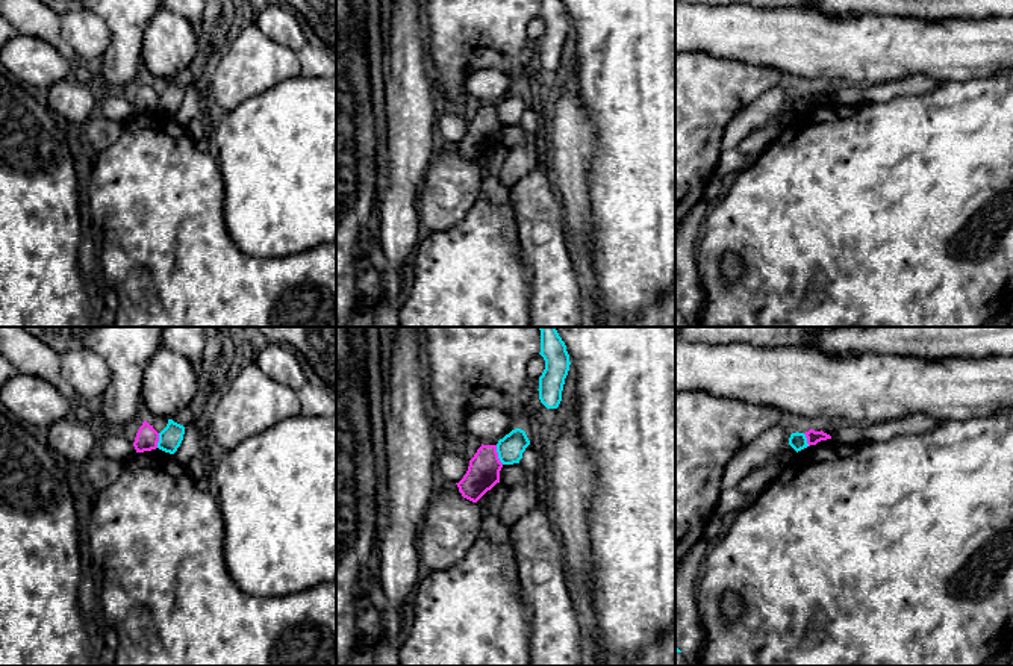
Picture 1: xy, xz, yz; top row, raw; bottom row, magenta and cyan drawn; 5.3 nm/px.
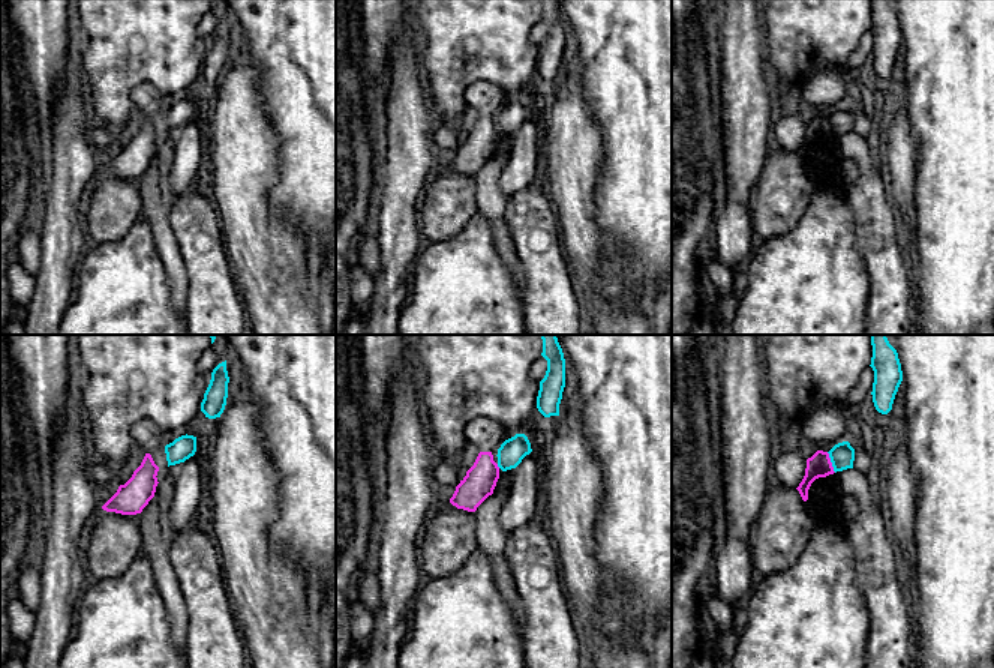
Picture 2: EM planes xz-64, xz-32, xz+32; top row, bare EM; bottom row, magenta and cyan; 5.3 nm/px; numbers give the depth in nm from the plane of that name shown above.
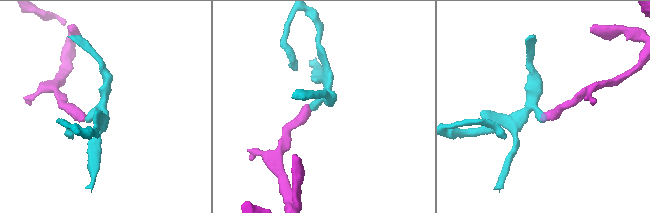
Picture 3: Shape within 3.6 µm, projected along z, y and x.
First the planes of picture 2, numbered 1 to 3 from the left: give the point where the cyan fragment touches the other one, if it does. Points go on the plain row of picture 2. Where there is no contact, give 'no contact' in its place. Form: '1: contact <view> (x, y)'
1: no contact
2: contact xz-32 (496, 129)
3: contact xz+32 (831, 126)

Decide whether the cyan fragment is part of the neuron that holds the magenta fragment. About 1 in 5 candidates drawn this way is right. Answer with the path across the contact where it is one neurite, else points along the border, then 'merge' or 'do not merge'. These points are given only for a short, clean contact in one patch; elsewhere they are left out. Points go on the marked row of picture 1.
border xz (495, 445), (497, 456), (503, 463); do not merge

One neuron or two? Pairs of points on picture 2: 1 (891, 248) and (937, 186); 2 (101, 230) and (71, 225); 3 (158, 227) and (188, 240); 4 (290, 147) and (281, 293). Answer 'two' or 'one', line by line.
1: two
2: two
3: two
4: two

